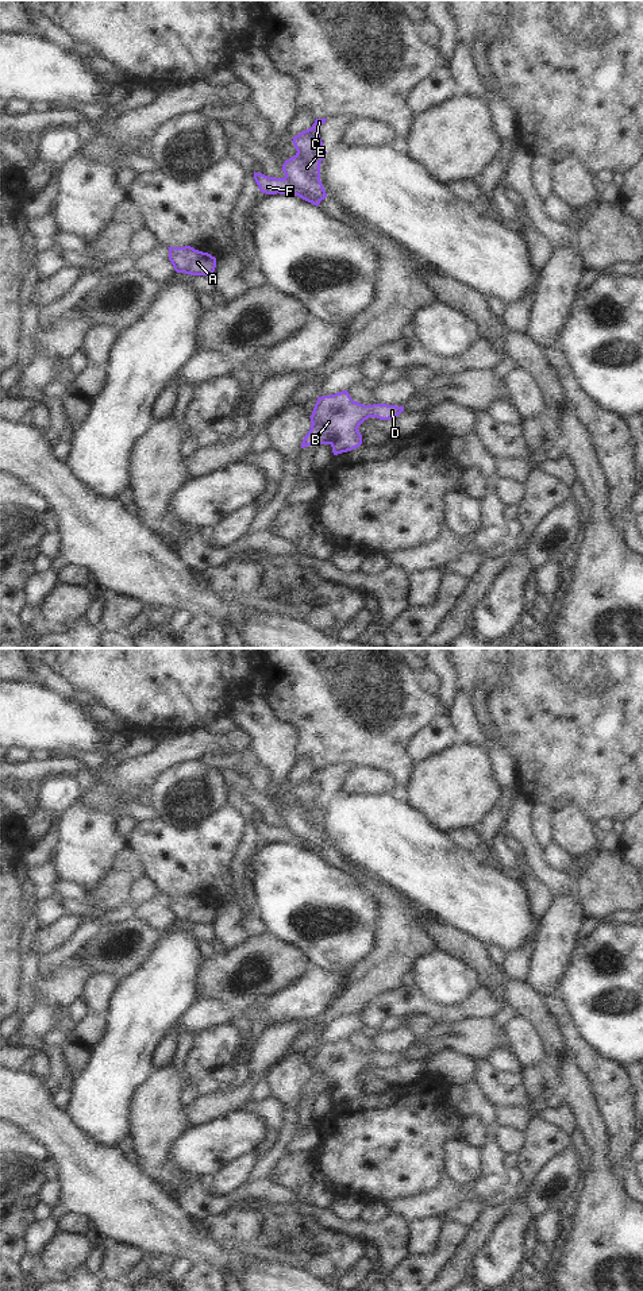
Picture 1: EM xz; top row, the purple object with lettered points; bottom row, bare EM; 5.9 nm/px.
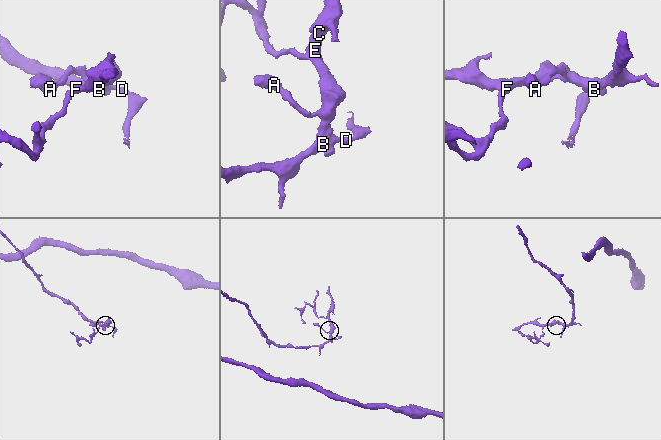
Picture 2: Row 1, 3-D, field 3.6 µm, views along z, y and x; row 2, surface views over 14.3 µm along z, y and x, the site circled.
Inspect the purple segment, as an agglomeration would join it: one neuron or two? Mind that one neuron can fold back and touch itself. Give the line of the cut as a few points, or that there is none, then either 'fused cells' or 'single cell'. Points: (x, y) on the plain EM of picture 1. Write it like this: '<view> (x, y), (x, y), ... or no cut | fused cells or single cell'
xz (284, 825), (295, 836), (295, 841) | fused cells

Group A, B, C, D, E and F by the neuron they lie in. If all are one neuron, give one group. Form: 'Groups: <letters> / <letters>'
Groups: A B C D E / F

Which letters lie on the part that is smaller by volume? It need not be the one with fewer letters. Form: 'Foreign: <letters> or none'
Foreign: F

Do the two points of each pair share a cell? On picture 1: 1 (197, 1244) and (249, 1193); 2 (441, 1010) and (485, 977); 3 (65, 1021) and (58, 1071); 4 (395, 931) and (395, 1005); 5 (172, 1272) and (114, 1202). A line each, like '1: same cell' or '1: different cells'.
1: different cells
2: different cells
3: same cell
4: different cells
5: different cells

